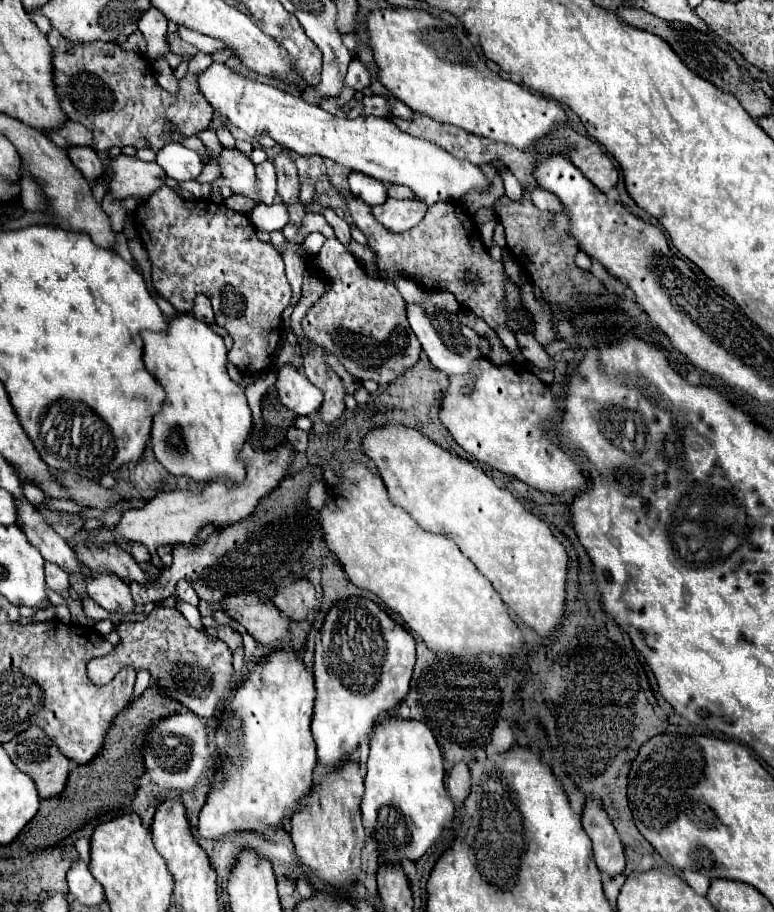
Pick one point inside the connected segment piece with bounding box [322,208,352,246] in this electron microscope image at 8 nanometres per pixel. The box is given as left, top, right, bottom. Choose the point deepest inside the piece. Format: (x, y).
(340, 226)

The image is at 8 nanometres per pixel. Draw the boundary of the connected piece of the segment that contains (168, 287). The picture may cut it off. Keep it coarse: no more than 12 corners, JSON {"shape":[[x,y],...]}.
{"shape":[[162,186],[134,210],[156,292],[208,296],[264,374],[292,290],[250,218]]}

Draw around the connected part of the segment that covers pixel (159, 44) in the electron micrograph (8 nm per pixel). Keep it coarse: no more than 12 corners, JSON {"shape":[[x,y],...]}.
{"shape":[[150,6],[138,20],[148,58],[180,60],[168,52],[166,18]]}

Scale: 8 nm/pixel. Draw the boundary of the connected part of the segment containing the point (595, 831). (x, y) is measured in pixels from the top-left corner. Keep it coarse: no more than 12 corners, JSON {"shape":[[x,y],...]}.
{"shape":[[588,796],[582,826],[608,876],[624,870],[624,846],[598,796]]}

